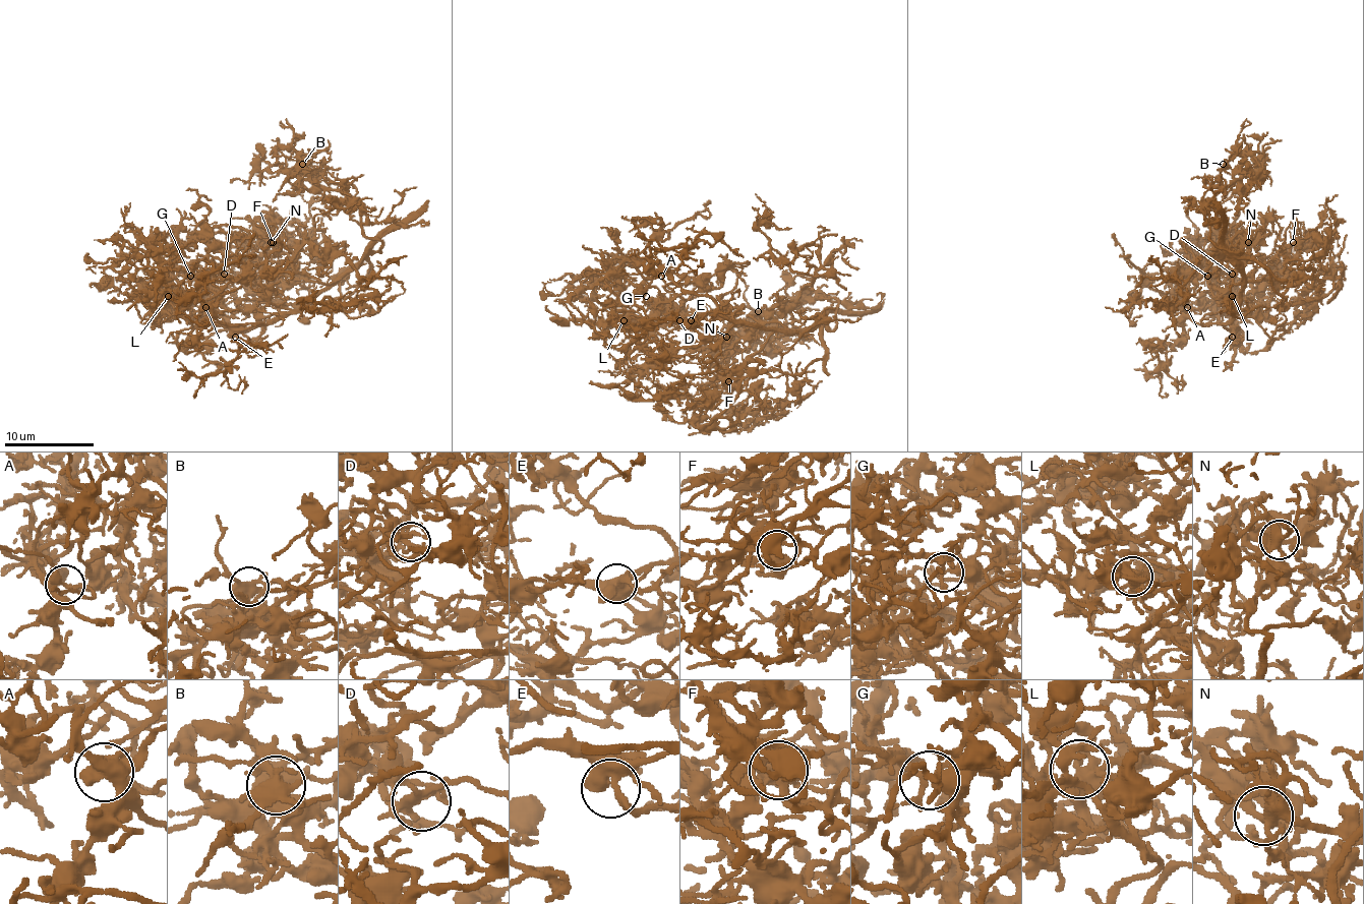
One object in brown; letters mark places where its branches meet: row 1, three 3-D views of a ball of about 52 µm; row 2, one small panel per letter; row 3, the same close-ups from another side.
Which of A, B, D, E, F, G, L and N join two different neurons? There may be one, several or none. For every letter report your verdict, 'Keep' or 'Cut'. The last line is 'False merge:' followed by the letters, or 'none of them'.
A: Keep
B: Keep
D: Keep
E: Keep
F: Keep
G: Keep
L: Keep
N: Keep
False merge: none of them

